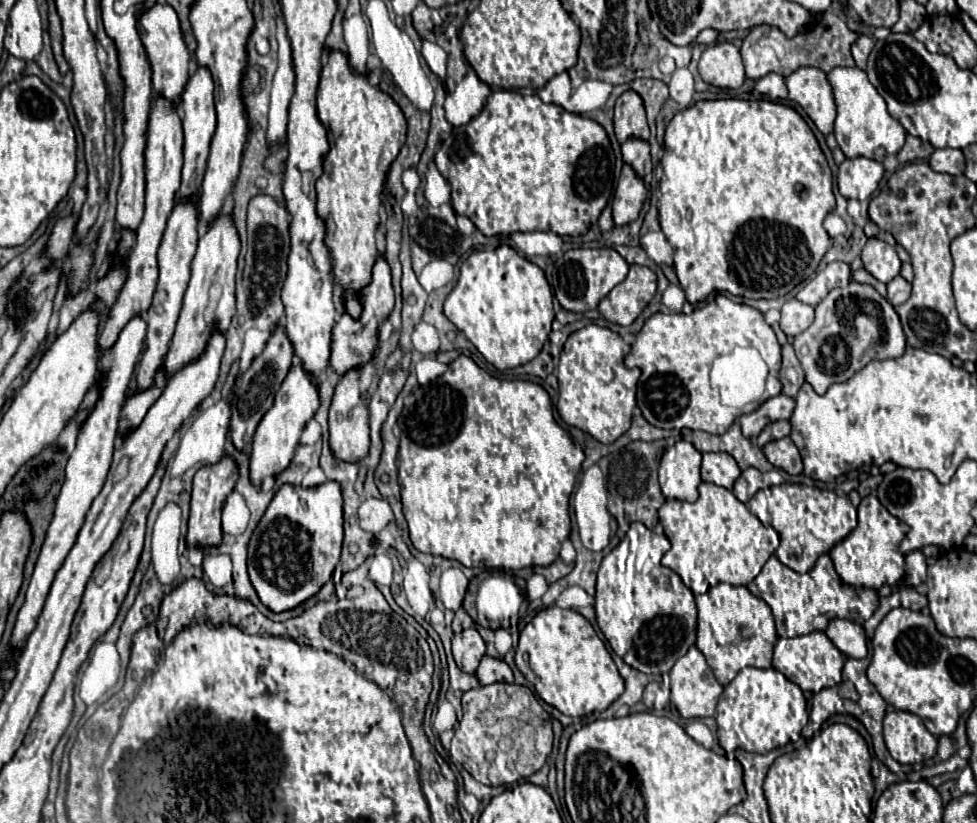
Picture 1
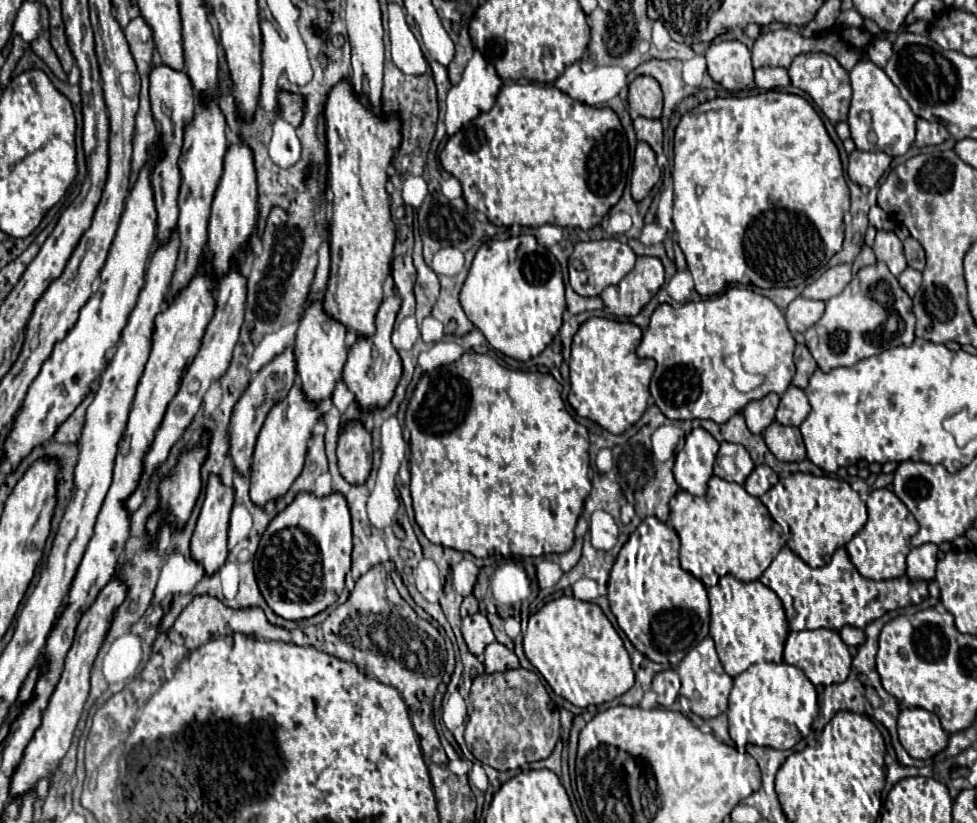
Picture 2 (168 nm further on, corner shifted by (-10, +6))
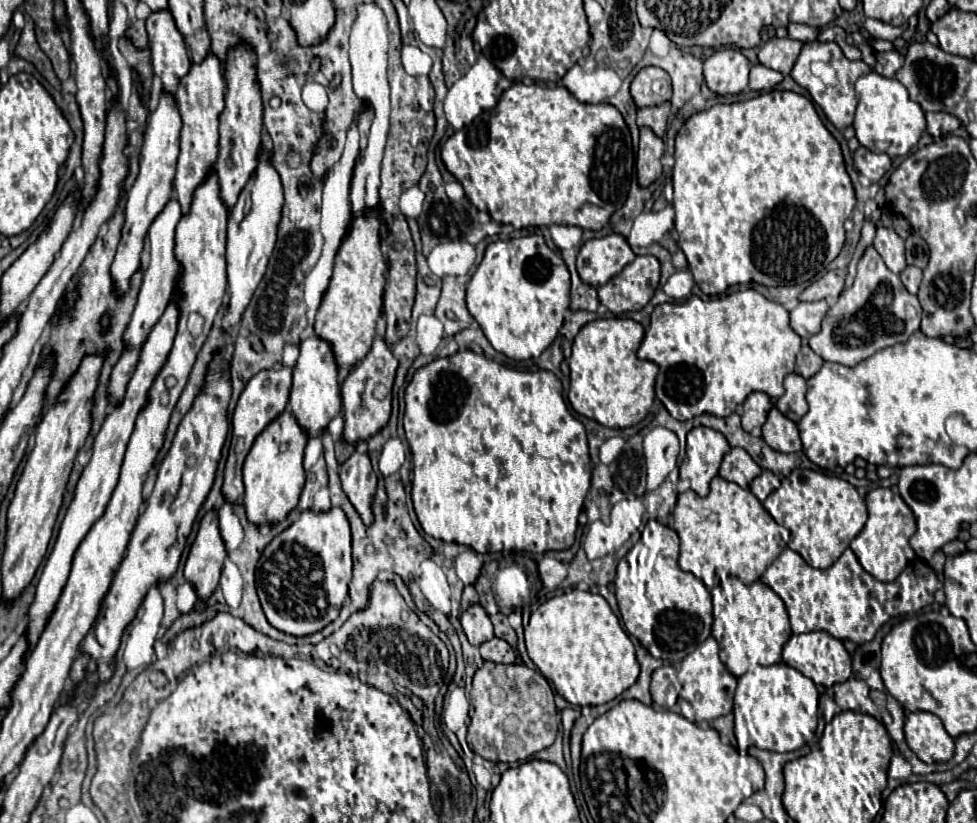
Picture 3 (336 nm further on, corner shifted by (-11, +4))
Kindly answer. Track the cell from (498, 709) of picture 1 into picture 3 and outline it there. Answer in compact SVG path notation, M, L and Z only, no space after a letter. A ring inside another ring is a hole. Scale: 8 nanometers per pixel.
M486 661L474 675L470 701L474 705L474 717L468 725L468 745L476 755L492 763L520 765L534 753L548 749L556 739L558 711L554 693L542 673L534 669Z

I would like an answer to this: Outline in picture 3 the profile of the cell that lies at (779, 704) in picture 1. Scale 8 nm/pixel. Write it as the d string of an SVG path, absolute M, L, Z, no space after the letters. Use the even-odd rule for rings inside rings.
M786 663L770 667L750 665L750 669L738 677L734 695L734 735L740 753L748 747L768 749L776 753L788 753L800 749L814 737L818 723L819 692L812 679L804 677Z

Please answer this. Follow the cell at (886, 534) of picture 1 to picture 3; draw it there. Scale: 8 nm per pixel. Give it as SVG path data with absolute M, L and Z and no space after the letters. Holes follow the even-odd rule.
M878 487L866 495L868 505L868 521L864 529L852 539L850 549L858 557L860 565L878 581L894 581L906 565L916 557L910 547L910 537L916 533L916 519L910 507L902 501L902 497L894 489Z

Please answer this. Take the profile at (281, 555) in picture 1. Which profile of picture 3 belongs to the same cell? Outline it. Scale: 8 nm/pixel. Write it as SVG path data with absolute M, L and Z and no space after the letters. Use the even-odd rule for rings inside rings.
M340 507L322 513L306 509L262 551L256 569L256 587L270 625L302 637L320 631L338 617L344 597L348 595L350 577L350 523L344 511L340 511Z

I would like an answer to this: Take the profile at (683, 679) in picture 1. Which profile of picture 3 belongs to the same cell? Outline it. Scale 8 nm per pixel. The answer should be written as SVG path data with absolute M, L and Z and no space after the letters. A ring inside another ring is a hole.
M708 637L702 645L696 647L696 651L692 651L682 661L682 667L678 671L678 679L682 681L682 691L680 691L682 699L679 701L680 713L689 721L695 721L694 711L696 711L696 721L712 721L712 719L718 719L718 717L728 715L732 711L736 677L730 675L726 671L726 667L722 665L722 661L718 659L718 643L714 637Z

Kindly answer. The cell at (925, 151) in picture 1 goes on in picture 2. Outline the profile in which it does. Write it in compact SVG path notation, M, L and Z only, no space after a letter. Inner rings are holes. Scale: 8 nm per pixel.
M925 119L917 121L917 139L915 139L917 147L941 145L945 139L949 139L949 131L941 123L931 123Z

